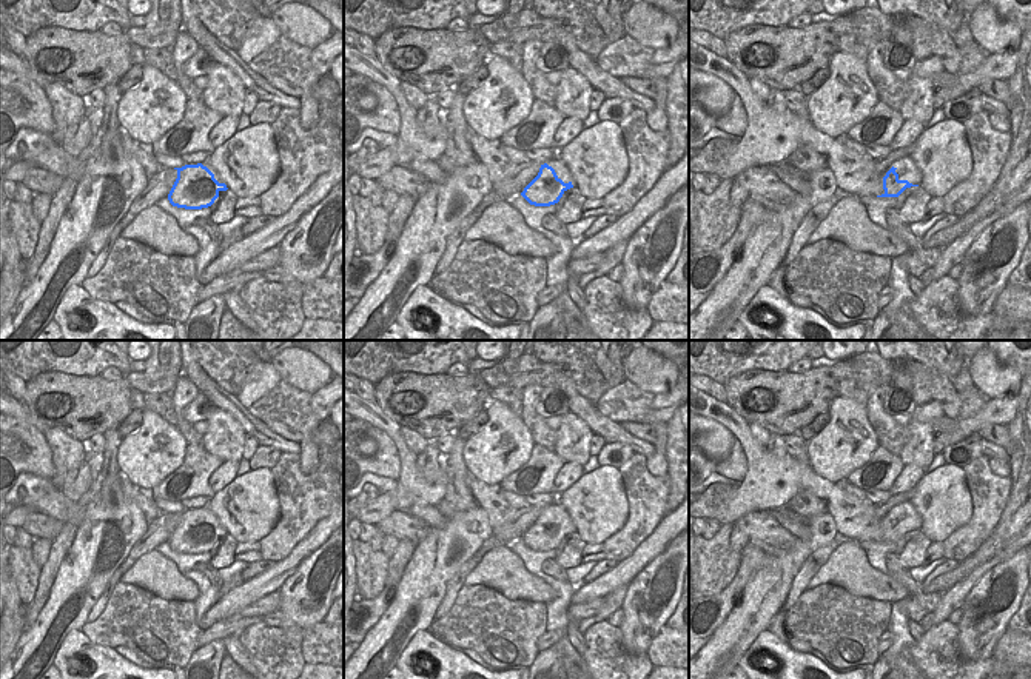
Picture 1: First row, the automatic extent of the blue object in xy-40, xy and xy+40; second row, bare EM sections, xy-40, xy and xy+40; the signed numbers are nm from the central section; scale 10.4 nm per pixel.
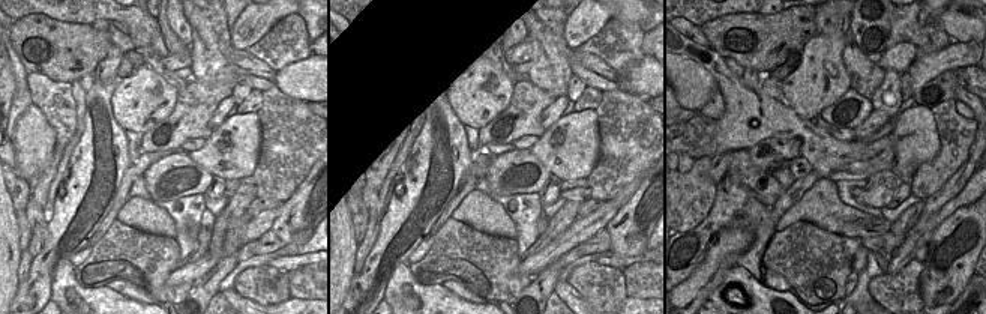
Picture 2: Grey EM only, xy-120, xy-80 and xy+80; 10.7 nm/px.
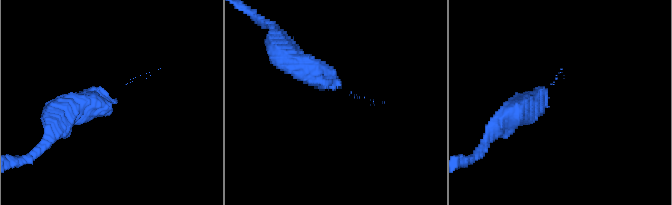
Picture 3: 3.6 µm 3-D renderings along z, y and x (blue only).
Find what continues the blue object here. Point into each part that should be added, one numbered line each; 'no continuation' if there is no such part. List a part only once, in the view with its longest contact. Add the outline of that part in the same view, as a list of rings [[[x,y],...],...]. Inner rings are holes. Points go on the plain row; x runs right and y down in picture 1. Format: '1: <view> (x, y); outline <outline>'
no continuation

